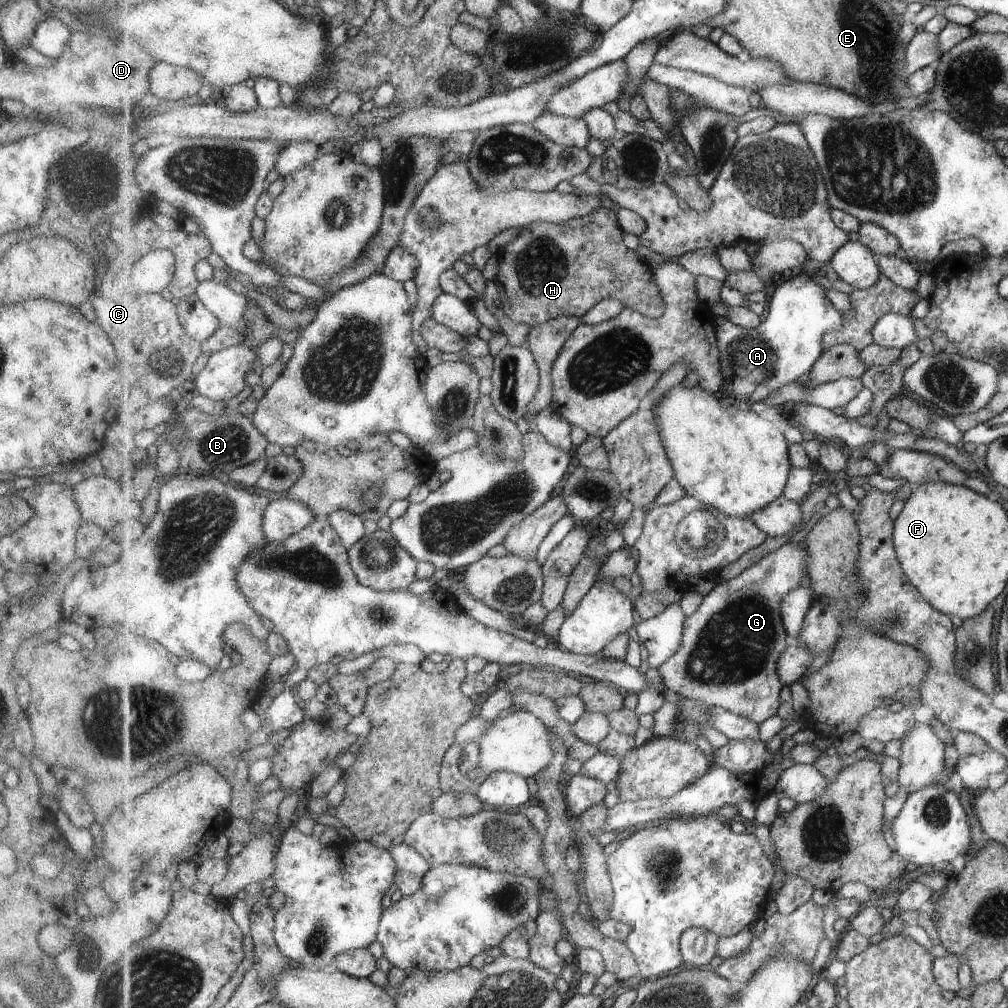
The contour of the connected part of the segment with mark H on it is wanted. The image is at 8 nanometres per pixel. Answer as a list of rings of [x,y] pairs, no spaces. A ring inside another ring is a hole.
[[[599,207],[589,216],[568,220],[566,223],[538,221],[521,227],[515,242],[505,246],[500,254],[499,272],[494,281],[501,291],[501,302],[505,314],[517,324],[535,328],[558,316],[582,318],[597,304],[607,298],[619,300],[625,309],[635,309],[645,316],[659,318],[667,310],[666,297],[660,284],[651,276],[651,269],[623,242],[625,231],[619,224],[618,212]]]

